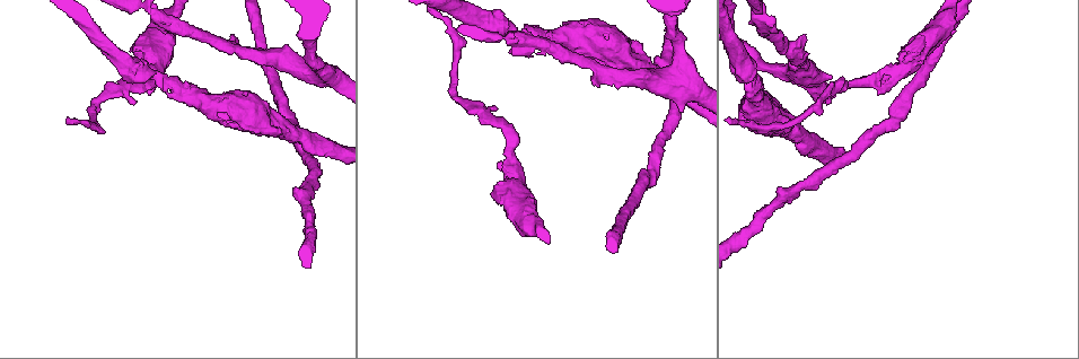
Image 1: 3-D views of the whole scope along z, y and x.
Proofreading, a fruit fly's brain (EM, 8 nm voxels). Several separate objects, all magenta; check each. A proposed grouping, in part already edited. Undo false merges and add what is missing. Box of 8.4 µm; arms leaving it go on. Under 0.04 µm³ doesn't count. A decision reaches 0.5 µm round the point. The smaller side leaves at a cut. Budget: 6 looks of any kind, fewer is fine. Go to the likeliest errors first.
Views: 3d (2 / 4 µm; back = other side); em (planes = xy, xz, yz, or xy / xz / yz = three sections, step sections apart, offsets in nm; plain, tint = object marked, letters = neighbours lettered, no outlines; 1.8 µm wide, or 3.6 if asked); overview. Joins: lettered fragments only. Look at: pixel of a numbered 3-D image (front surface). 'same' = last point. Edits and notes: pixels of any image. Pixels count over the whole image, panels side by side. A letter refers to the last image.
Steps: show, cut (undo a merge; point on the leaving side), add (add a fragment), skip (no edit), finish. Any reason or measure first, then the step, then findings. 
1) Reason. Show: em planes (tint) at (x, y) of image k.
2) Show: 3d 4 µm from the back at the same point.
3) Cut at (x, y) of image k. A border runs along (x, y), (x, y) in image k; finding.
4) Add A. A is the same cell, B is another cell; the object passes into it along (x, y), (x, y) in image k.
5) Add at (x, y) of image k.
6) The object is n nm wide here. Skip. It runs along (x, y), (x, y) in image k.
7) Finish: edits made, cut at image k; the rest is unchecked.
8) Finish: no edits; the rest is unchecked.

Branch stops here. Show: em planes (letters) at (135, 103) of image 1.

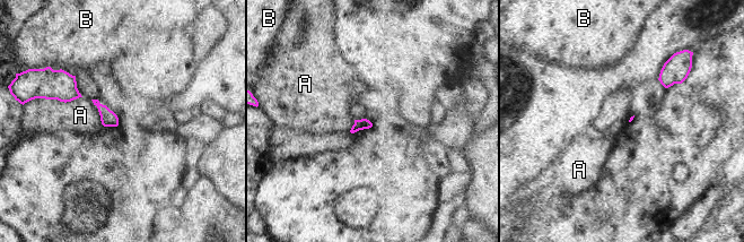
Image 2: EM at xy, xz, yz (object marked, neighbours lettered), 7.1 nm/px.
Skip. A and B are other cells; a border runs along (81, 96), (66, 102), (45, 100) in image 2; none of them fits.

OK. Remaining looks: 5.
Stops while still wide. Show: 3d 4 µm at (683, 112) of image 1.

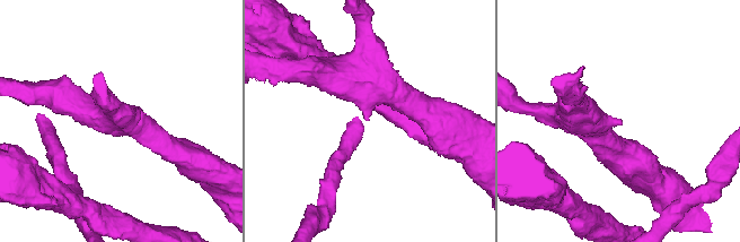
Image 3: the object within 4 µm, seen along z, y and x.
Show: em planes (letters) at (620, 124) of image 3.

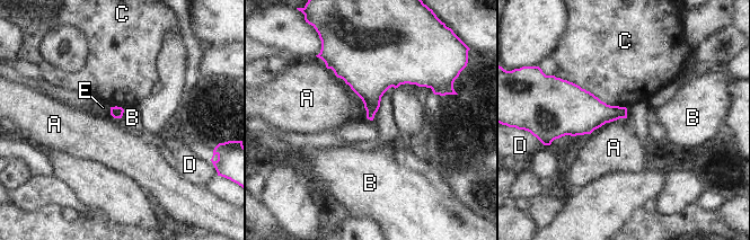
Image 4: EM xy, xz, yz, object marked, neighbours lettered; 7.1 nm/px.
Skip. A, B, C, D and E are other cells; a border runs along (625, 117), (605, 123), (590, 134) in image 4; no lettered fragment goes on from it.

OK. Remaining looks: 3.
Free end. Show: em planes (letters) at (803, 35) of image 1.

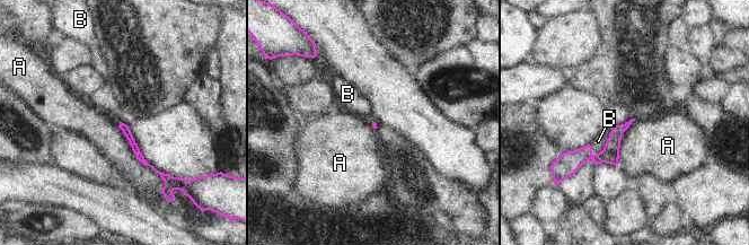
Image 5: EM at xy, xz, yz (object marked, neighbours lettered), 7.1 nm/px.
The longest contact is with A, 550 nm. Skip. A and B are other cells; it runs along (121, 125), (138, 155), (164, 176) in image 5; none of them fits.

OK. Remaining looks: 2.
Finish: no edits; the rest is unchecked.

